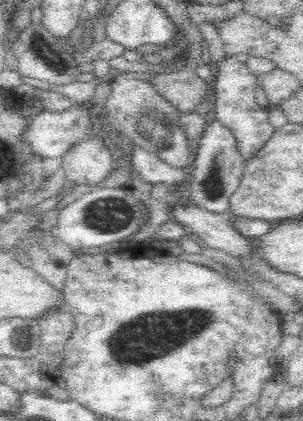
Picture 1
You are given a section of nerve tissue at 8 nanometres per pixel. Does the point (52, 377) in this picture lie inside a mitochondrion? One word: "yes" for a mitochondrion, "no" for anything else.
no

